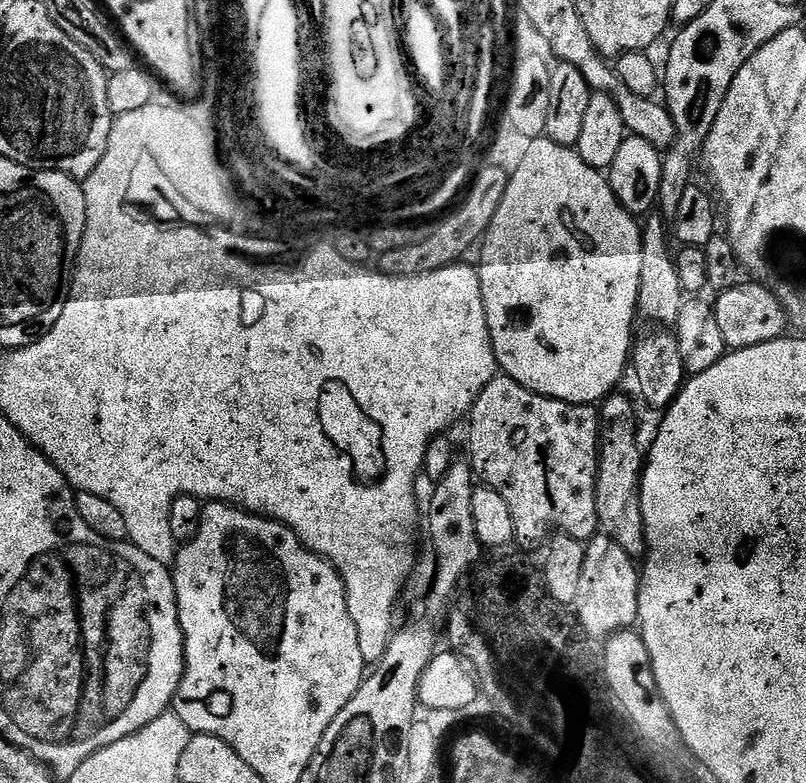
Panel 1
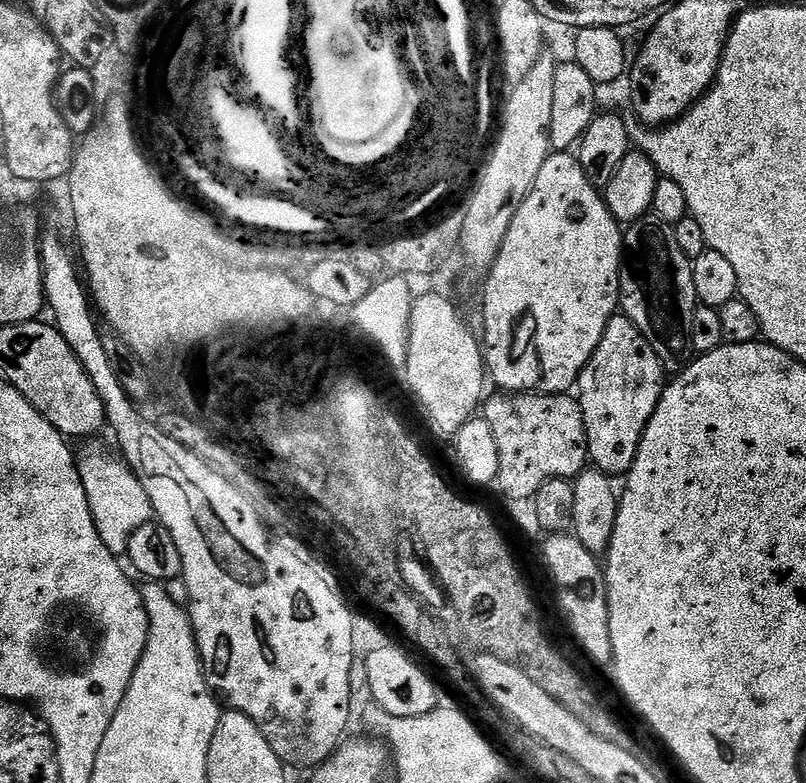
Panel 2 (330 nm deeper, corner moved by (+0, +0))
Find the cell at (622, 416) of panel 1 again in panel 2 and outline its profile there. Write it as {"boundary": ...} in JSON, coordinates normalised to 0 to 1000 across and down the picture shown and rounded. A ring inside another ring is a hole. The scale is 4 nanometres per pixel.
{"boundary":[[[766,401],[754,410],[747,437],[732,462],[720,474],[717,510],[725,530],[730,585],[733,596],[756,610],[778,609],[787,595],[797,554],[811,534],[811,524],[826,494],[826,476],[811,442],[782,406]]]}

